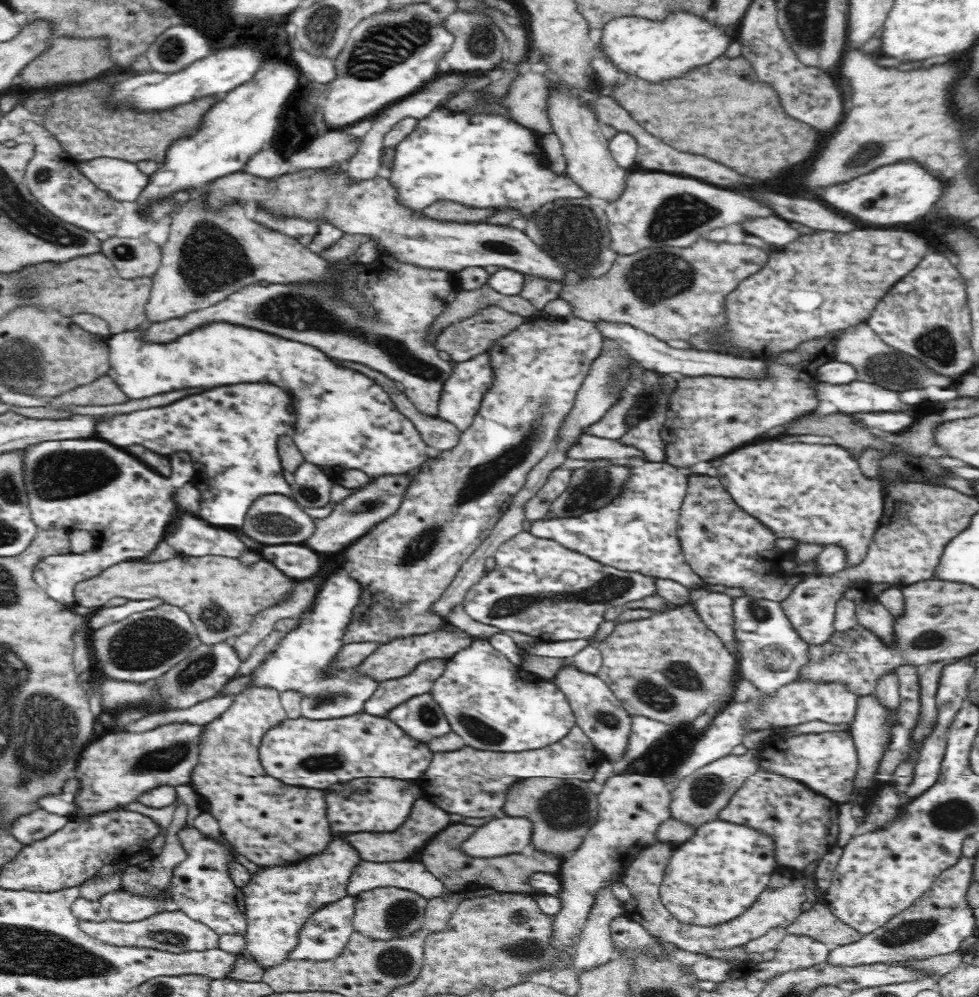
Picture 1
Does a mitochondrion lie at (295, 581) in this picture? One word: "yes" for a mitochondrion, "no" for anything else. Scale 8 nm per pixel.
no

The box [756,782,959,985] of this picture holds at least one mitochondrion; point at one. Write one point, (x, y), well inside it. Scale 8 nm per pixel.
(911, 931)

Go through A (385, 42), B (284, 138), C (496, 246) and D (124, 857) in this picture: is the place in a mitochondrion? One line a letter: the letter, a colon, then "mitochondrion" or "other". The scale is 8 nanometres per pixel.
A: mitochondrion
B: other
C: mitochondrion
D: other

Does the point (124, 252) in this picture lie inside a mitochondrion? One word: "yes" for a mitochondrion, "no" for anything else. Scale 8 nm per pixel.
yes

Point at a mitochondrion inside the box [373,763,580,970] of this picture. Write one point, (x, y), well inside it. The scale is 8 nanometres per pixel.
(527, 950)

